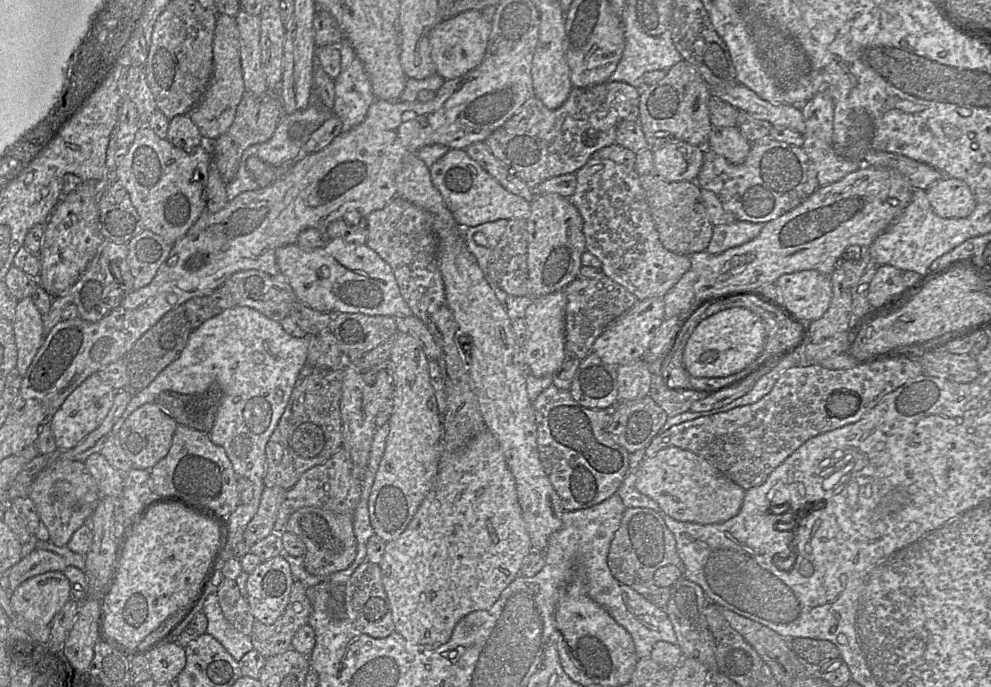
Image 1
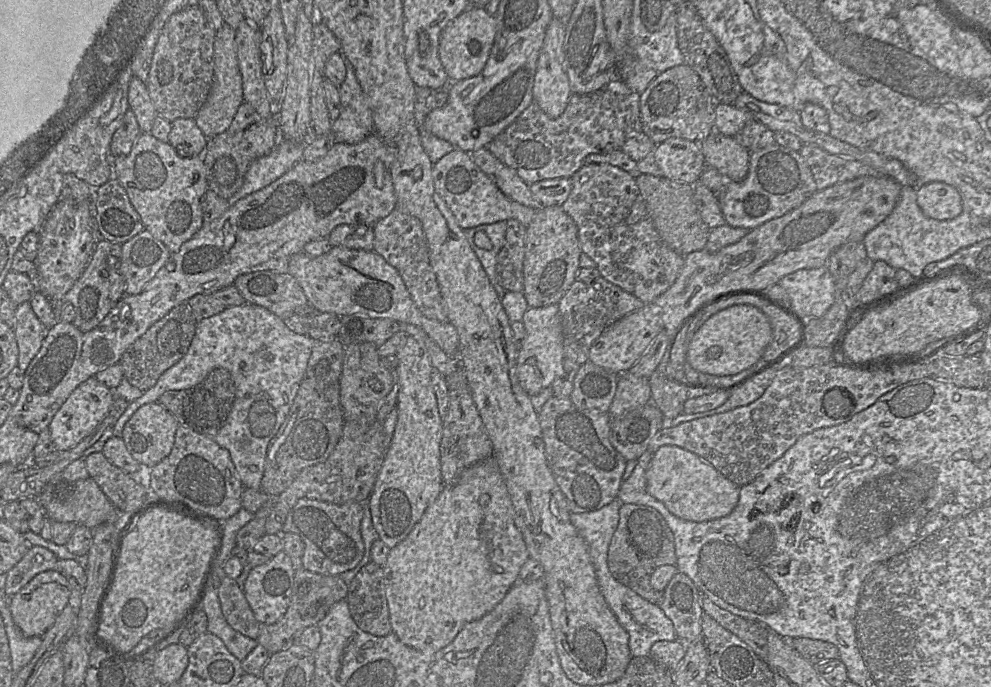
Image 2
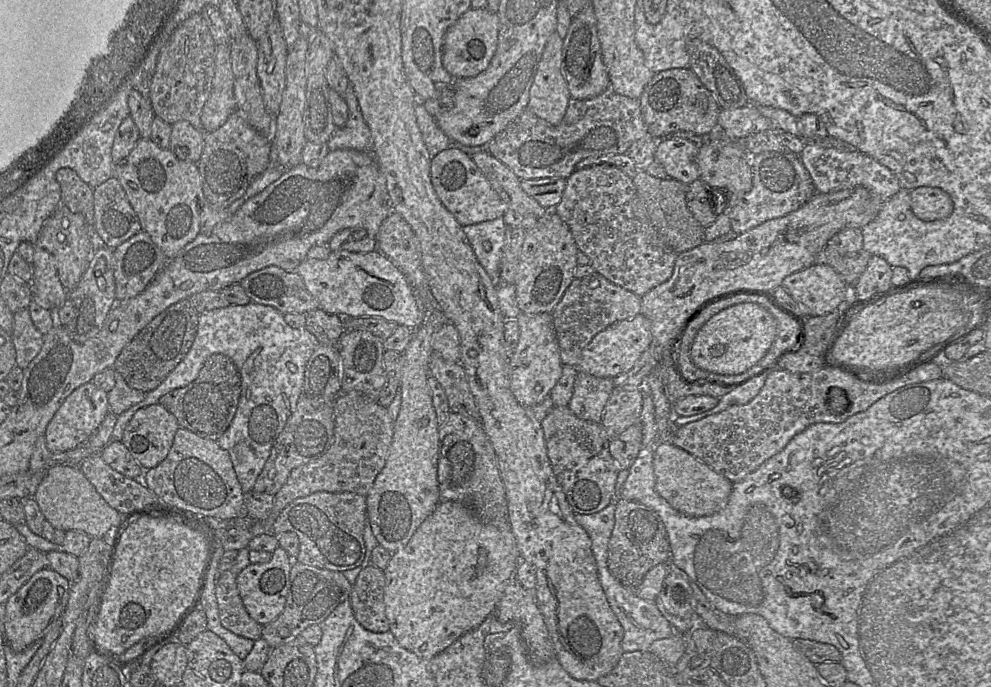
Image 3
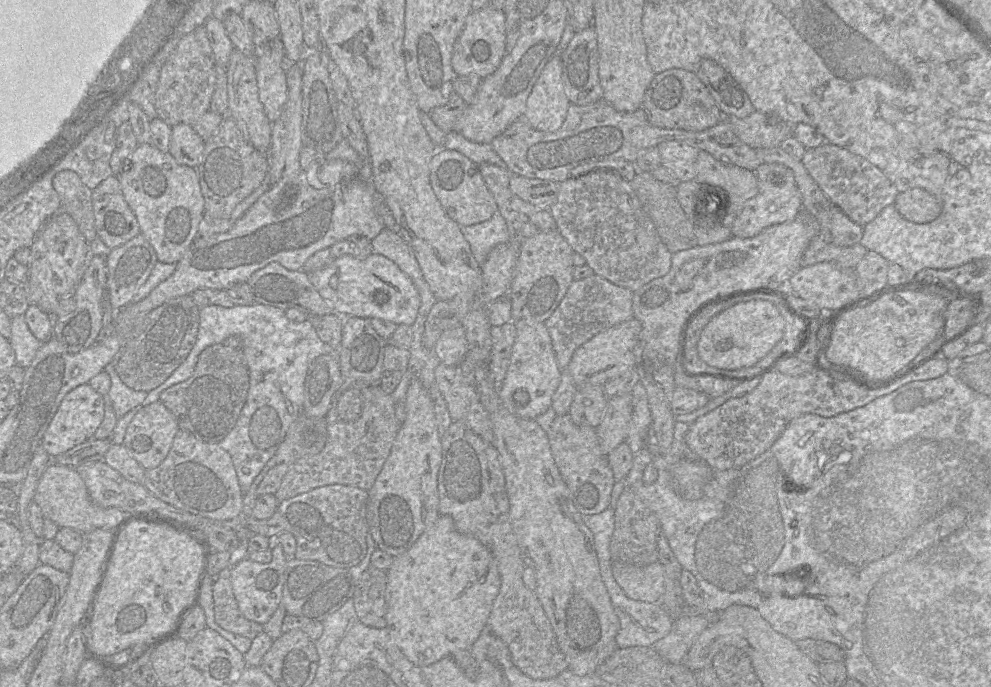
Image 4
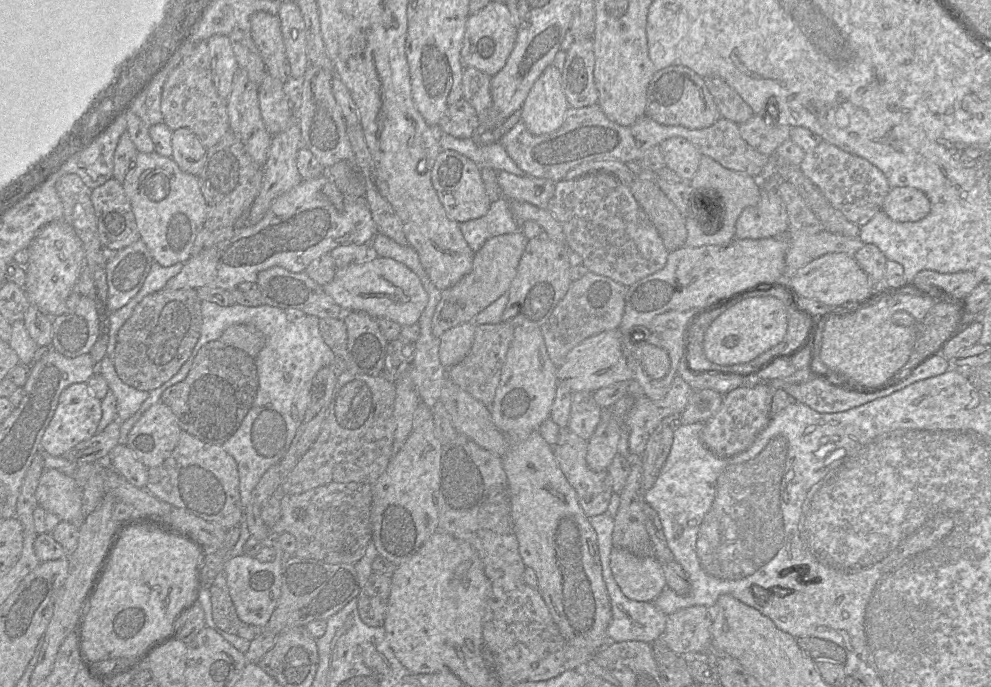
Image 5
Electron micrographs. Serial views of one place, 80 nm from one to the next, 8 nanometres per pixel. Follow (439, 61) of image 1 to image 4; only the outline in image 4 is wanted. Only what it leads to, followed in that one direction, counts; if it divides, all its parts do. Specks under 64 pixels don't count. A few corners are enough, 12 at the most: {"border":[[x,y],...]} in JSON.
{"border":[[503,10],[471,11],[451,58],[483,79],[505,54]]}

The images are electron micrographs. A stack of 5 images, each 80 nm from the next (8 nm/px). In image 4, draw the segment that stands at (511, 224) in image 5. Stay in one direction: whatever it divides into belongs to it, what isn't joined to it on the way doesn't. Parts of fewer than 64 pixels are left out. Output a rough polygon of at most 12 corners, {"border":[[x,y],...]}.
{"border":[[499,210],[460,229],[480,266],[495,246],[510,241]]}

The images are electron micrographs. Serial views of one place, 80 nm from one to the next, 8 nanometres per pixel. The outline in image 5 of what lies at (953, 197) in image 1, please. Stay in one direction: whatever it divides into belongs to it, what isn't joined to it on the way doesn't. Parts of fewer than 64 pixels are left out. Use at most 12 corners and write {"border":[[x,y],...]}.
{"border":[[893,187],[881,210],[897,222],[917,222],[931,209],[927,195]]}

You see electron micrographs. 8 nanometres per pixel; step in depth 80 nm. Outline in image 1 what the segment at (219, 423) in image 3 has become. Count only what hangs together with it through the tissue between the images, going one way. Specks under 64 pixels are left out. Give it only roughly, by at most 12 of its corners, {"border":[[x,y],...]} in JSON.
{"border":[[222,390],[163,391],[156,401],[178,424],[209,433]]}

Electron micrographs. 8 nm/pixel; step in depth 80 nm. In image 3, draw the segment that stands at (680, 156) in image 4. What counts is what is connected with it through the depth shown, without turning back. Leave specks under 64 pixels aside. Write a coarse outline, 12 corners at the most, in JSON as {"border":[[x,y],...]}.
{"border":[[681,137],[657,141],[655,160],[669,178],[700,177],[699,144]]}

